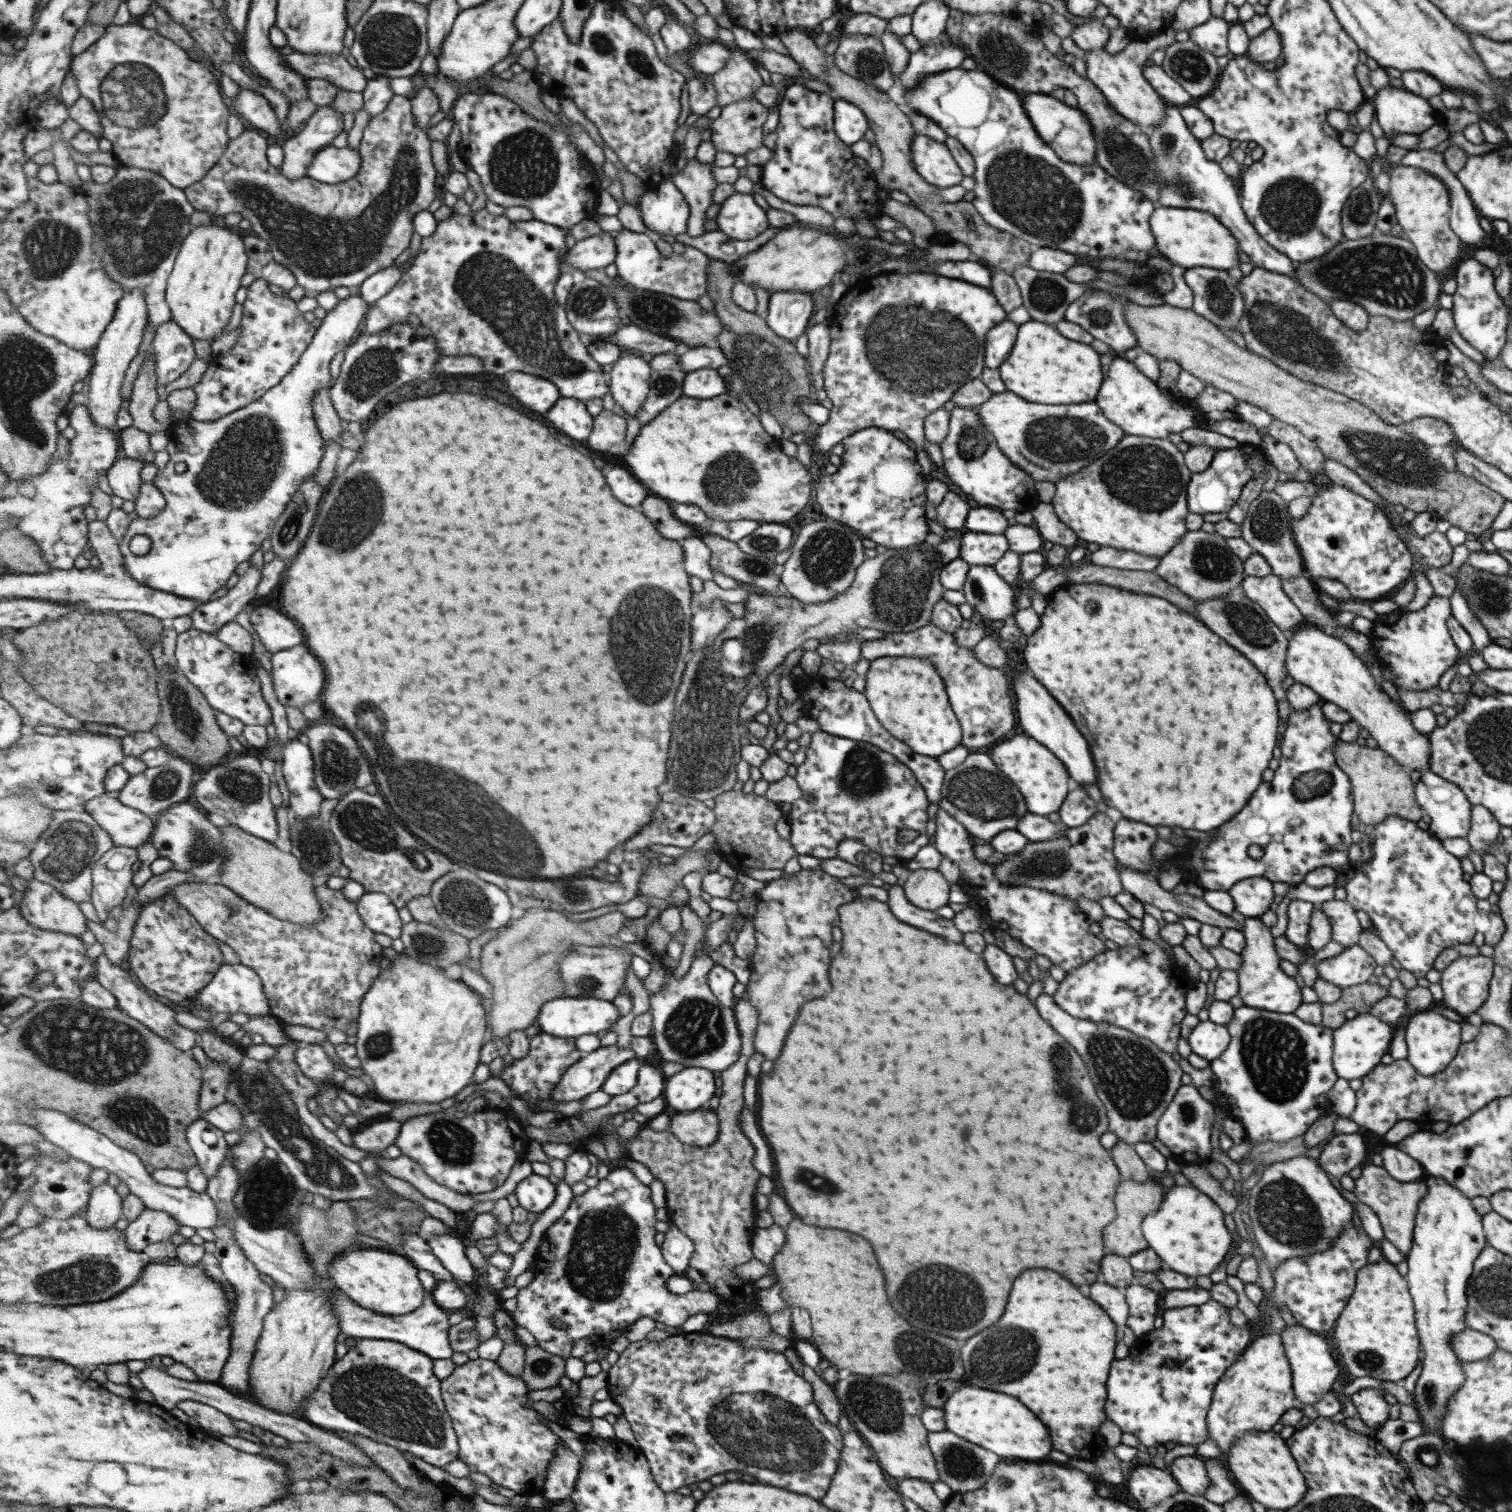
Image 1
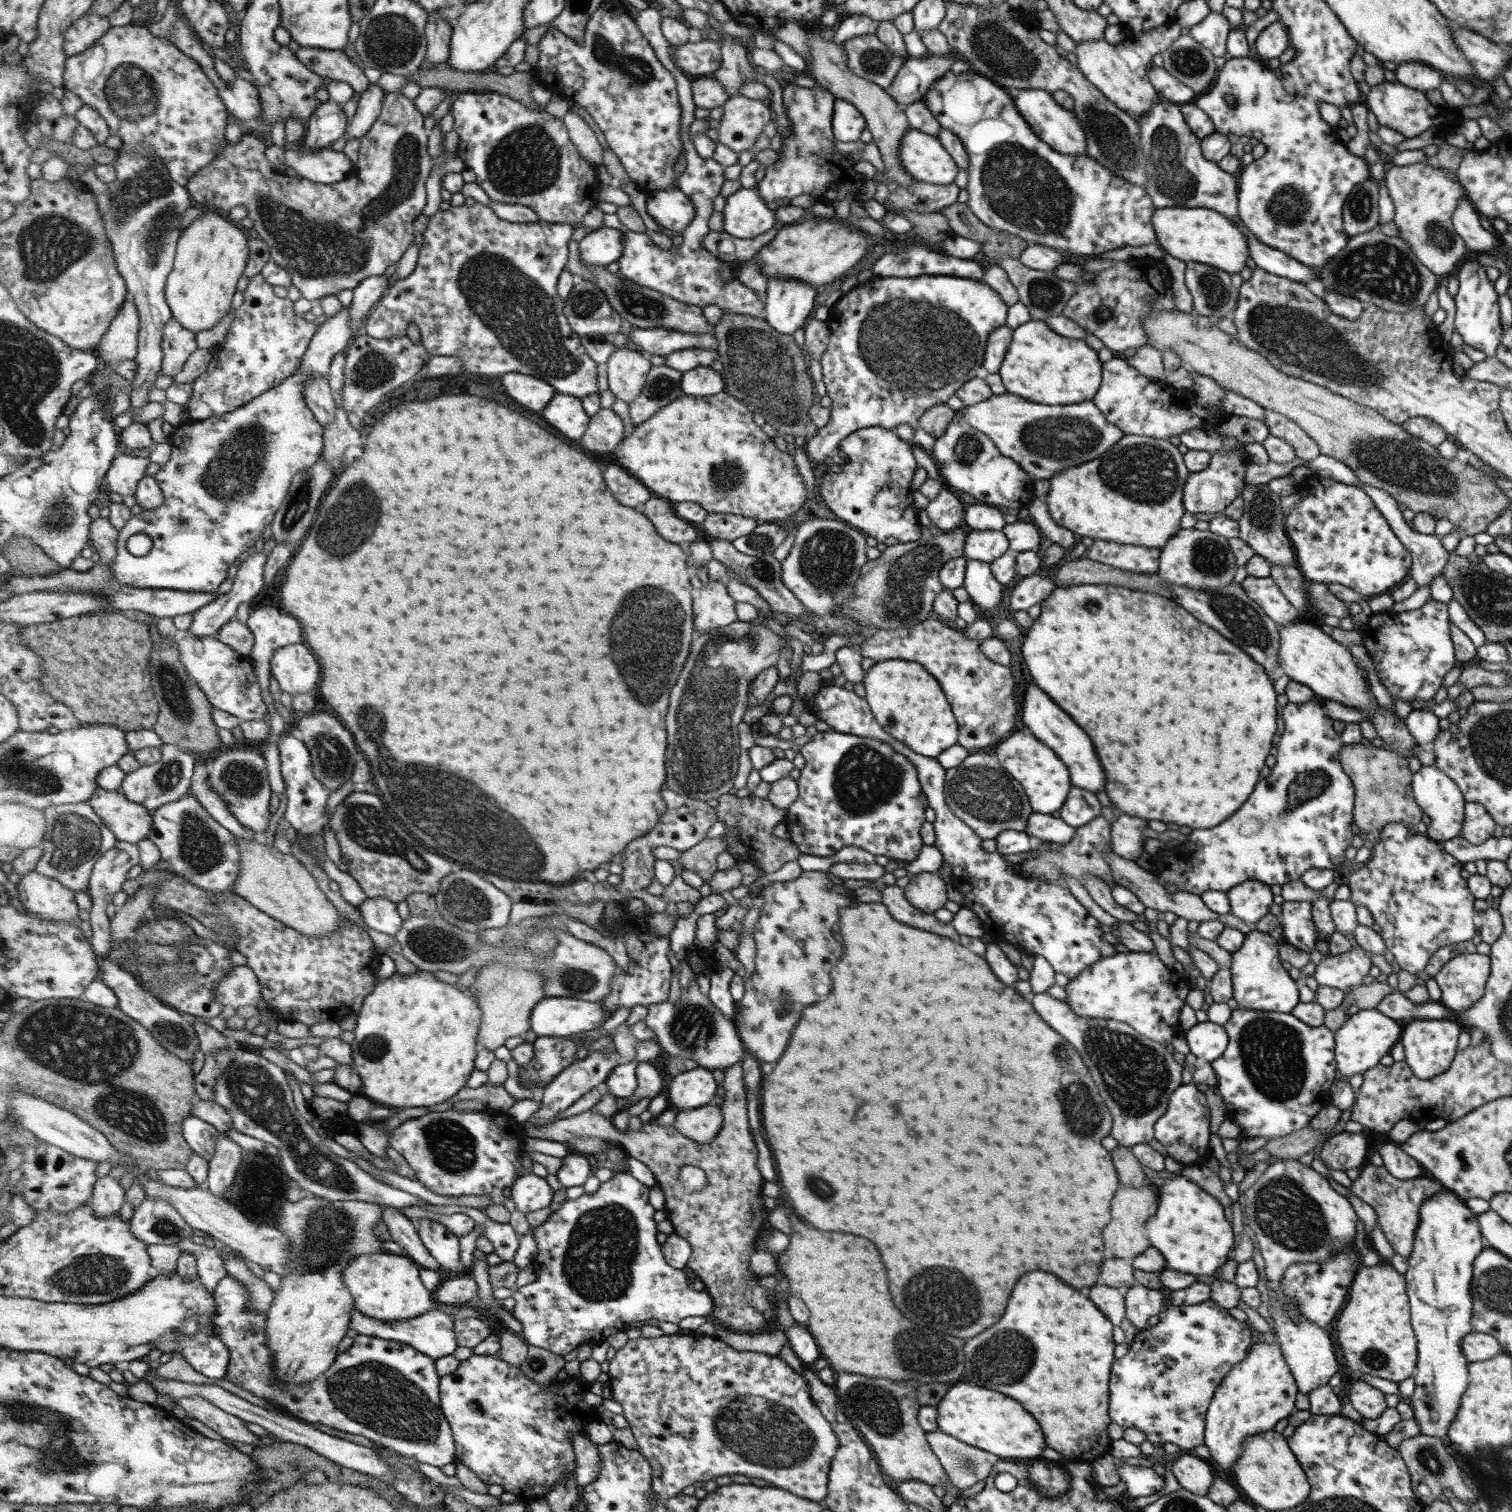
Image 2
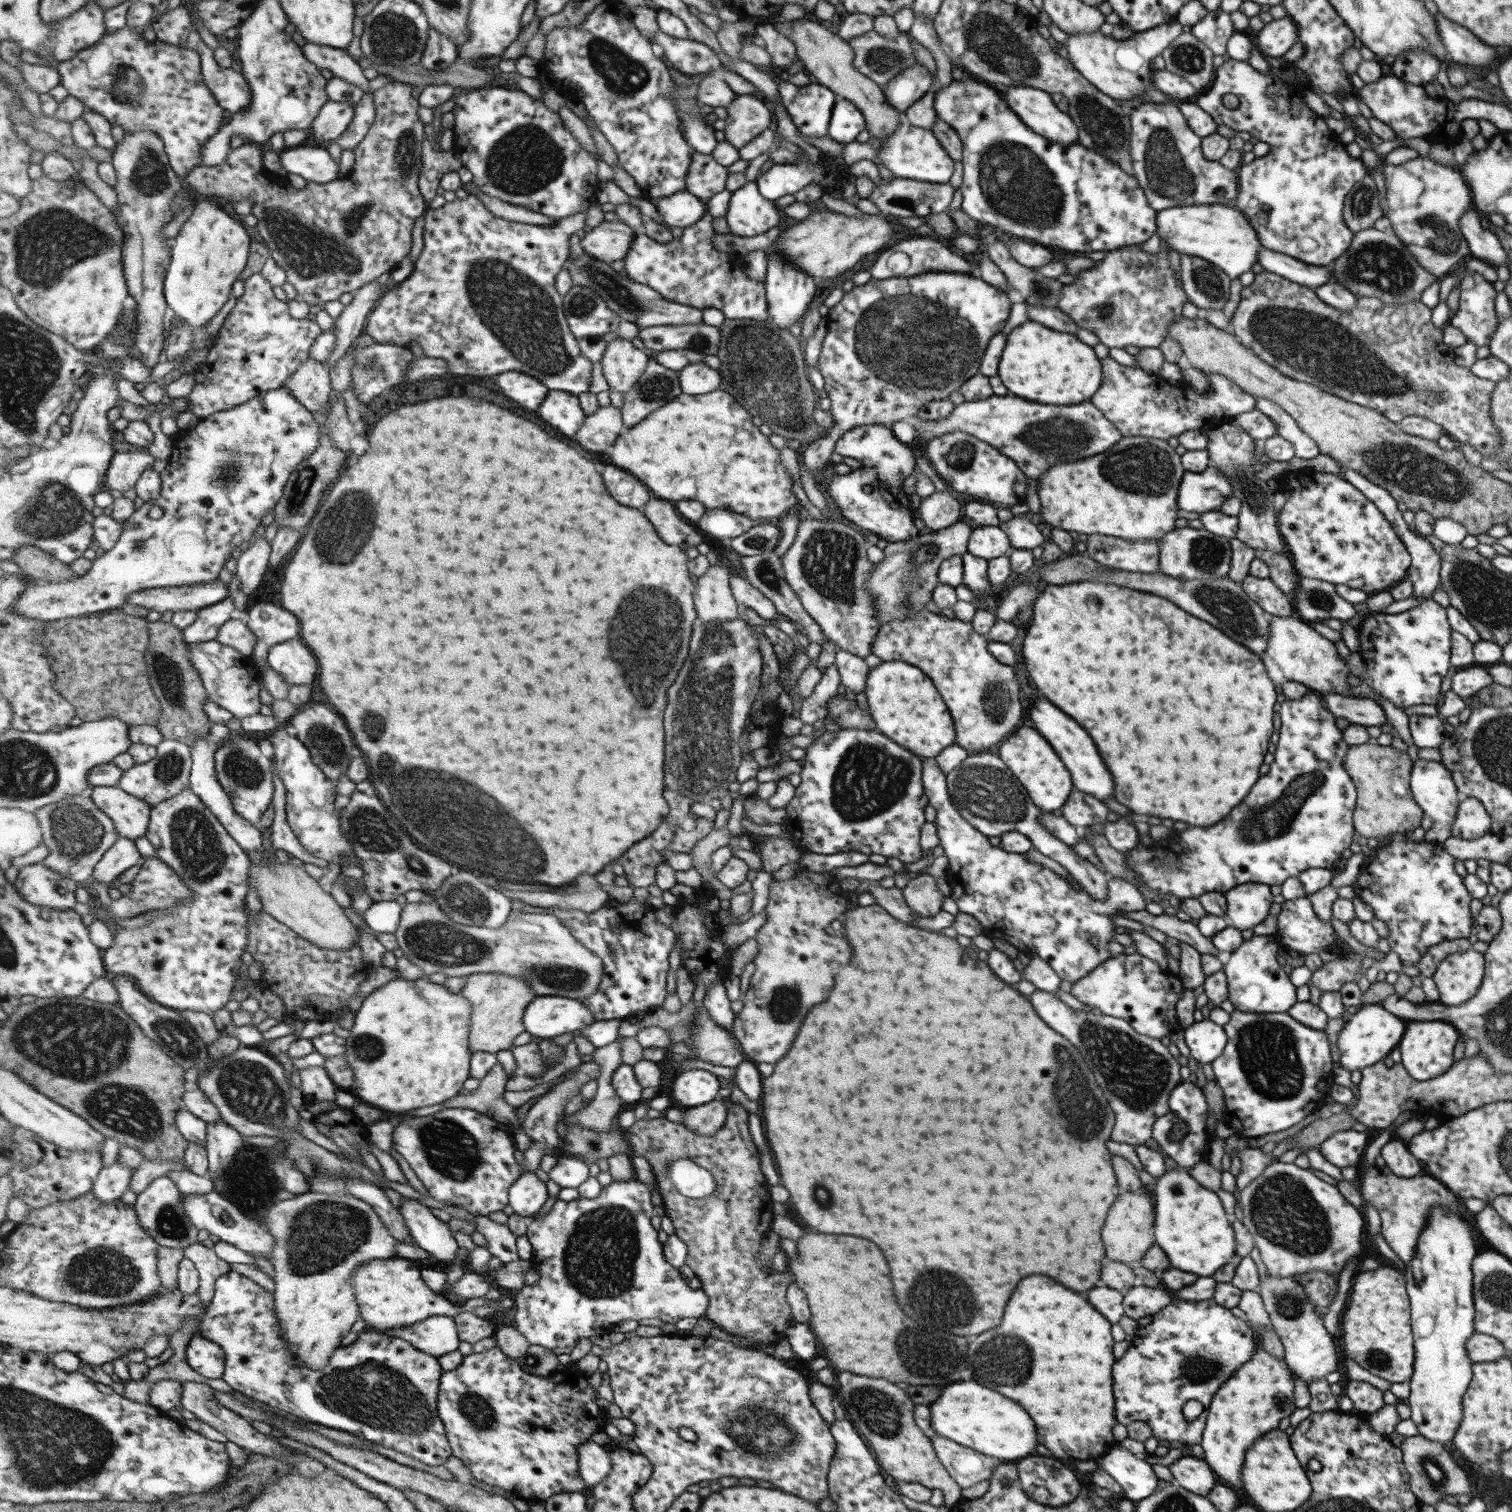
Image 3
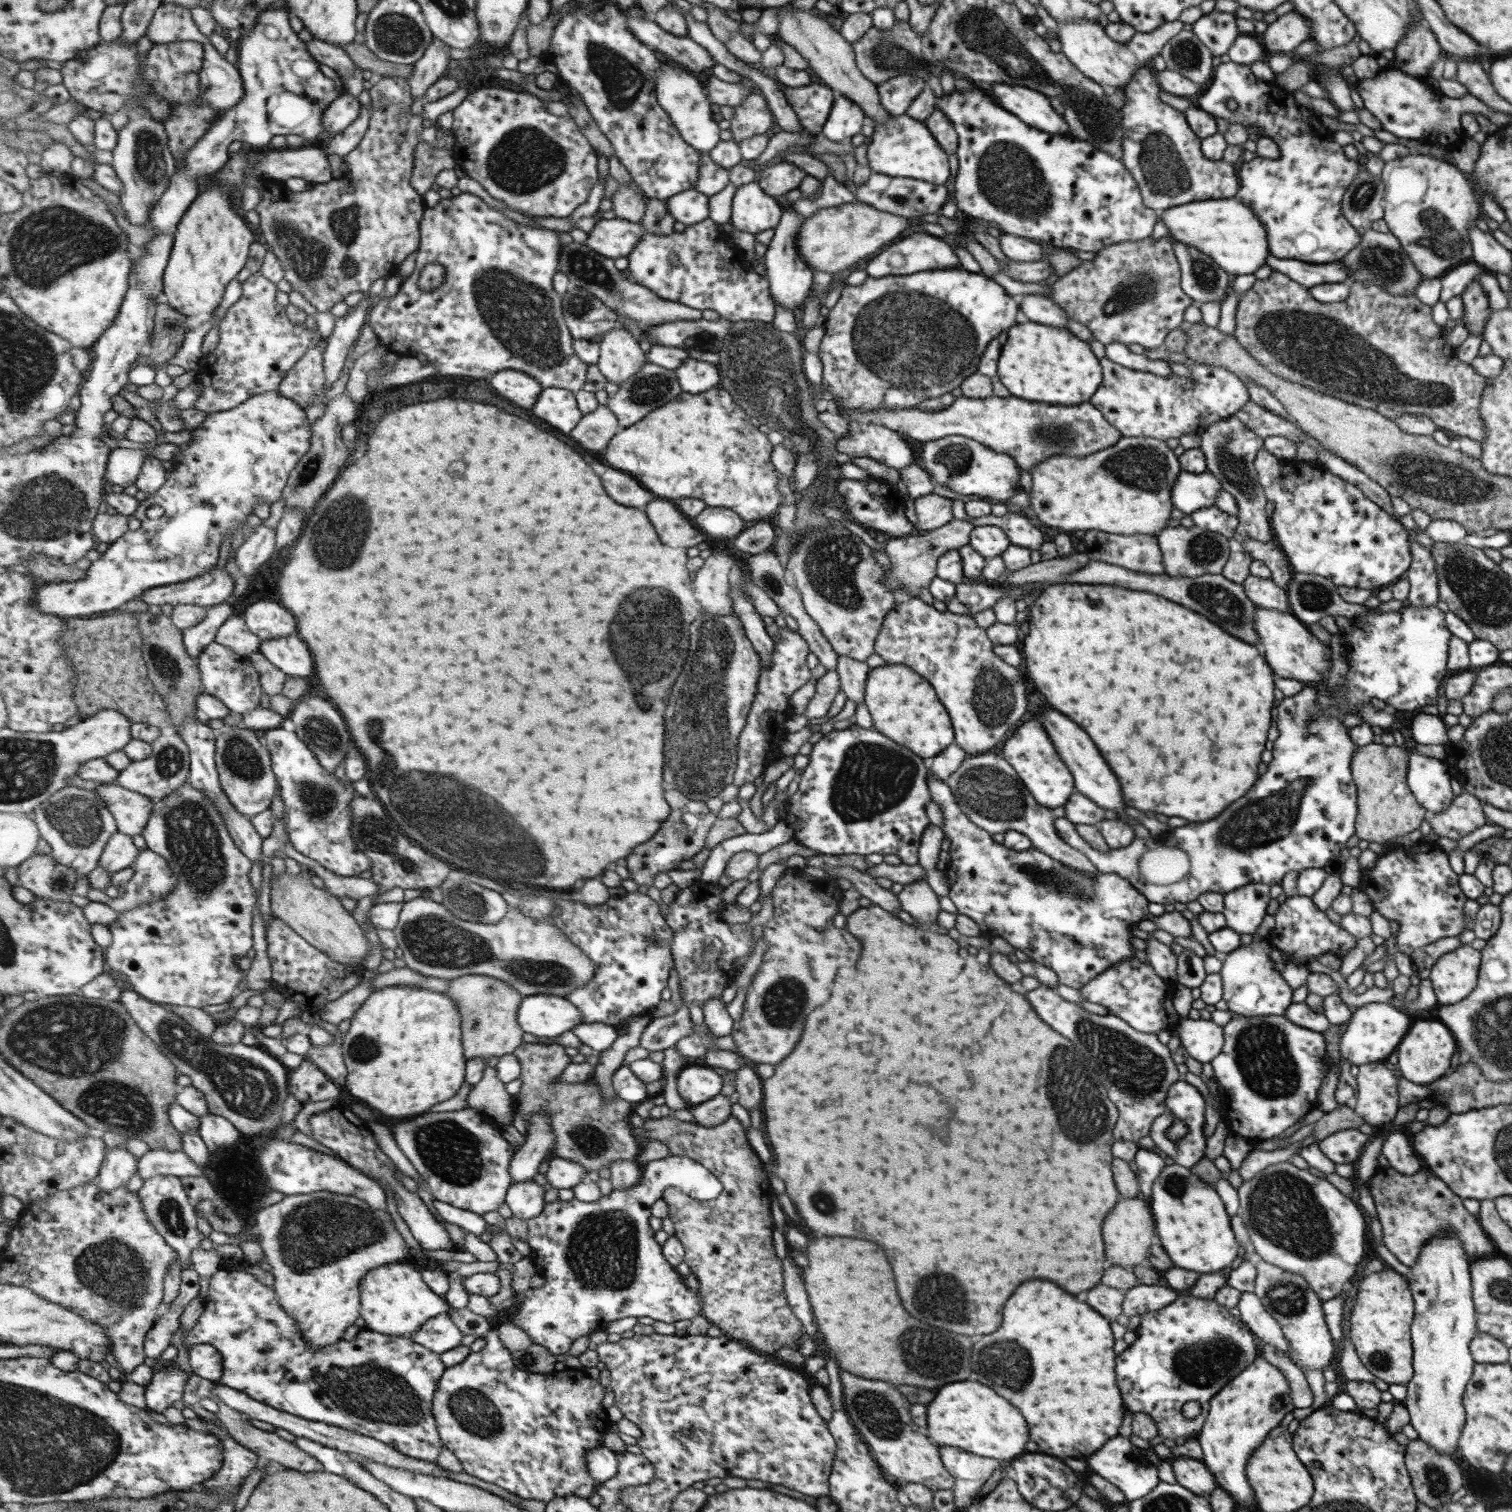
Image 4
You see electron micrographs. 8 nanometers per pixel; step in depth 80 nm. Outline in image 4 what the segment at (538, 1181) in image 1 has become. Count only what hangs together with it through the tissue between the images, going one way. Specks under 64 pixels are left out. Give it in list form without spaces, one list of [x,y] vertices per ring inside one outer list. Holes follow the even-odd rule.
[[[521,1182],[514,1184],[506,1196],[506,1204],[511,1208],[513,1215],[524,1219],[539,1216],[547,1202],[545,1202],[545,1188],[537,1182]]]

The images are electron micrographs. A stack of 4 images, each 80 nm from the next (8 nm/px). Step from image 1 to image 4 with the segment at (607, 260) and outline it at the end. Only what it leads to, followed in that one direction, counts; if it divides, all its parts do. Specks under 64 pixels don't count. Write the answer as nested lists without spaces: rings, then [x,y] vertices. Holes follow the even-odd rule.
[[[618,217],[600,219],[588,233],[585,243],[607,258],[623,258],[633,252],[645,234],[647,232],[642,222],[631,222]]]

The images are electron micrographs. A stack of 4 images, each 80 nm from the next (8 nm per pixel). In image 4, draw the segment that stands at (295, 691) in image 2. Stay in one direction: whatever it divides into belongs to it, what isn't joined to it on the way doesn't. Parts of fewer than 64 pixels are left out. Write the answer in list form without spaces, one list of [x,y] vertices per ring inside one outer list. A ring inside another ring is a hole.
[[[297,633],[263,641],[260,652],[288,676],[305,678],[315,672],[313,654]]]

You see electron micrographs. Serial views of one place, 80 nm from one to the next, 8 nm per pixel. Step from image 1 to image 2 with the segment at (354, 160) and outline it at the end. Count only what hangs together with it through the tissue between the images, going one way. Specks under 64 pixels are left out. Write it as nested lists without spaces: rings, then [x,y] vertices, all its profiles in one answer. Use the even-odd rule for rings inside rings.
[[[330,148],[321,150],[299,151],[287,150],[284,154],[285,165],[293,168],[298,177],[307,178],[317,183],[337,183],[345,180],[353,162],[343,152]]]

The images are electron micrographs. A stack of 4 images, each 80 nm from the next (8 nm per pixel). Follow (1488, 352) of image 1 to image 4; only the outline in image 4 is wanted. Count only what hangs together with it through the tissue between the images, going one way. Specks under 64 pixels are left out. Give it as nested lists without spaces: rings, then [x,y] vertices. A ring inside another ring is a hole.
[[[1477,279],[1471,280],[1465,286],[1465,290],[1460,297],[1463,303],[1463,315],[1460,320],[1467,328],[1468,334],[1482,337],[1482,328],[1484,328],[1489,316],[1488,300]]]

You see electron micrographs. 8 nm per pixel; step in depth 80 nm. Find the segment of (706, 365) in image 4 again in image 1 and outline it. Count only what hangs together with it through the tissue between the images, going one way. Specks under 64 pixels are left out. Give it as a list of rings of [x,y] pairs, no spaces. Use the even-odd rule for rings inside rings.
[[[703,368],[687,373],[684,392],[687,397],[709,400],[728,392],[725,382],[726,377],[717,370]]]

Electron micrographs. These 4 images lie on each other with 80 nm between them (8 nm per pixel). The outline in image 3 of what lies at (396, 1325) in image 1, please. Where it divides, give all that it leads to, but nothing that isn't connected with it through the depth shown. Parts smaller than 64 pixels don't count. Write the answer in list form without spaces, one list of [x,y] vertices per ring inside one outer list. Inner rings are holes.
[[[432,1316],[416,1325],[391,1329],[385,1333],[402,1338],[415,1348],[437,1358],[455,1352],[462,1341],[456,1320],[449,1316]]]

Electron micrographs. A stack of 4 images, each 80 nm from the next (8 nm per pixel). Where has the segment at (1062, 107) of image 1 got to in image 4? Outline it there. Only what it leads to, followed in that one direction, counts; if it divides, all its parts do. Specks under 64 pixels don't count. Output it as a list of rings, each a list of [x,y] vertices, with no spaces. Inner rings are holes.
[[[989,83],[982,86],[1003,110],[1015,115],[1023,124],[1052,136],[1069,135],[1067,123],[1051,108],[1044,94],[1019,85]]]

